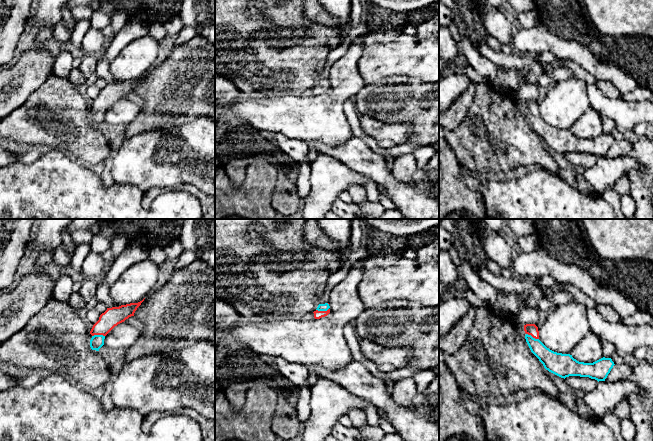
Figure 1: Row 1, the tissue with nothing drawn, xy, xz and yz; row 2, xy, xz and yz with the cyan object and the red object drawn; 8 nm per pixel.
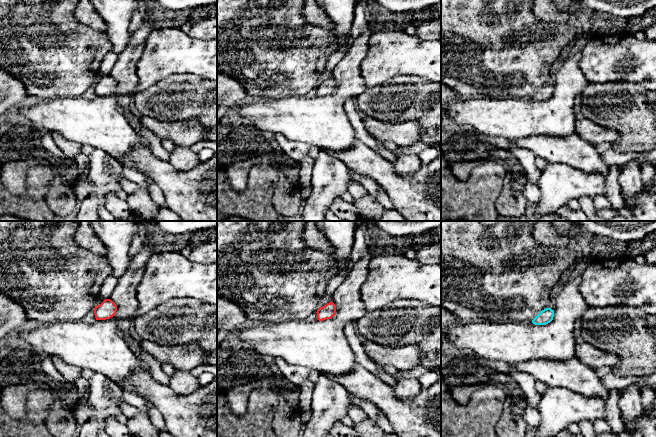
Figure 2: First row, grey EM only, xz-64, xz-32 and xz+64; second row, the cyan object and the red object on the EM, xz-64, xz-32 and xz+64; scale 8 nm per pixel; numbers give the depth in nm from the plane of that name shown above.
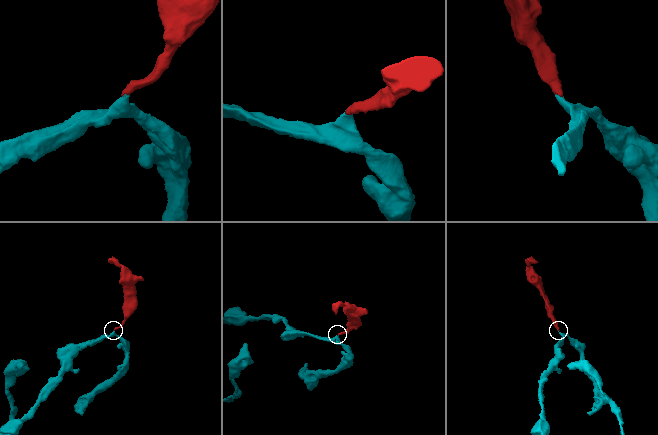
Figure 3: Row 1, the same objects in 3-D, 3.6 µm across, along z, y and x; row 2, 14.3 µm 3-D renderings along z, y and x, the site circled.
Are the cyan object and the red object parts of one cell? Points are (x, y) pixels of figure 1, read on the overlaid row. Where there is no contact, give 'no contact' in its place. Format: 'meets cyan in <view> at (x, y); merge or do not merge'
meets cyan in xy at (98, 335); merge

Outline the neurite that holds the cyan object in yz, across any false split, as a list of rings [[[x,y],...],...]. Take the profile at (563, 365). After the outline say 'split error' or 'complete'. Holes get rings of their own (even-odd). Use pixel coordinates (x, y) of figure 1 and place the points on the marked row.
[[[535,324],[524,325],[525,339],[531,352],[549,372],[566,378],[569,376],[589,377],[605,381],[615,365],[611,358],[601,358],[593,363],[579,362],[570,354],[557,353],[547,348],[539,340],[538,327]]] | split error

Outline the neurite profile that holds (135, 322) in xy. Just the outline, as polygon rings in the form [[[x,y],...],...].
[[[131,316],[127,319],[127,323],[137,328],[139,331],[145,330],[145,325],[136,317]]]

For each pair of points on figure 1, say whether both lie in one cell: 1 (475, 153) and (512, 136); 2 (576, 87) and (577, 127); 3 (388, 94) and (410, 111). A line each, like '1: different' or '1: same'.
1: same
2: different
3: same

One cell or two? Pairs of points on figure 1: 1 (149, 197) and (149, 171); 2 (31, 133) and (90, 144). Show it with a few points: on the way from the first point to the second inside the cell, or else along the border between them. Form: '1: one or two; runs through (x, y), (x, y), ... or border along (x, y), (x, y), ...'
1: two; border along (165, 188), (150, 187), (144, 192)
2: one; runs through (46, 134), (50, 134), (54, 138), (75, 139)

